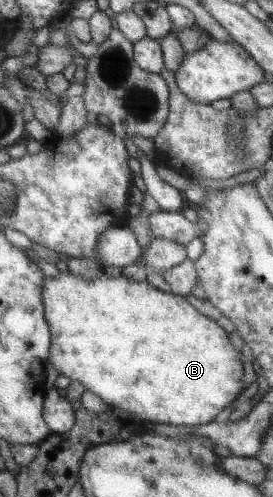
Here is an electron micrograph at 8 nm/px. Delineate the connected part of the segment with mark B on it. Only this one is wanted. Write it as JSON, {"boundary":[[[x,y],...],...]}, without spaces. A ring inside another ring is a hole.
{"boundary":[[[59,271],[56,276],[44,277],[41,289],[43,312],[47,327],[49,327],[49,338],[51,339],[47,361],[57,370],[58,374],[69,378],[70,381],[77,380],[84,390],[89,390],[90,393],[101,398],[103,402],[115,406],[119,410],[125,410],[129,414],[134,414],[142,421],[192,427],[221,419],[225,407],[228,408],[232,400],[241,393],[243,388],[241,352],[237,352],[231,346],[227,333],[221,326],[217,325],[213,319],[199,313],[185,297],[162,292],[151,286],[146,280],[138,282],[120,274],[111,276],[103,272],[97,278],[88,280],[70,272]]]}

